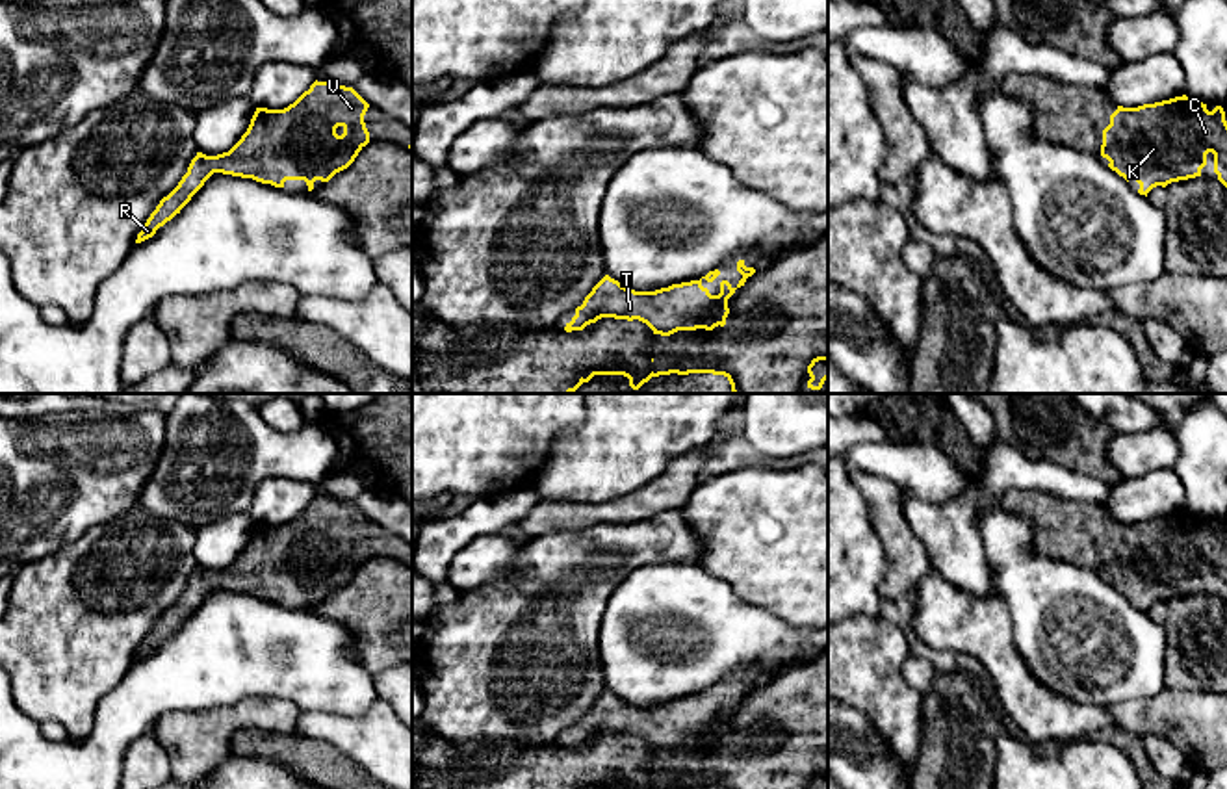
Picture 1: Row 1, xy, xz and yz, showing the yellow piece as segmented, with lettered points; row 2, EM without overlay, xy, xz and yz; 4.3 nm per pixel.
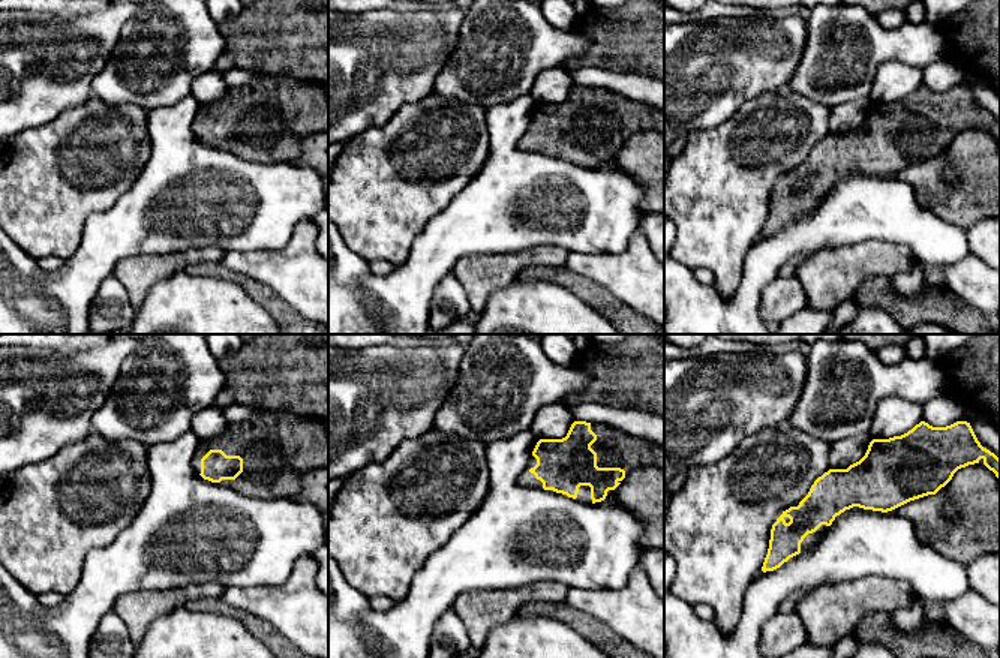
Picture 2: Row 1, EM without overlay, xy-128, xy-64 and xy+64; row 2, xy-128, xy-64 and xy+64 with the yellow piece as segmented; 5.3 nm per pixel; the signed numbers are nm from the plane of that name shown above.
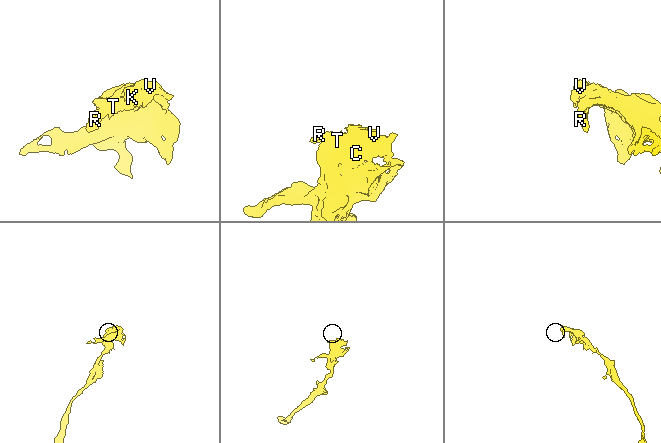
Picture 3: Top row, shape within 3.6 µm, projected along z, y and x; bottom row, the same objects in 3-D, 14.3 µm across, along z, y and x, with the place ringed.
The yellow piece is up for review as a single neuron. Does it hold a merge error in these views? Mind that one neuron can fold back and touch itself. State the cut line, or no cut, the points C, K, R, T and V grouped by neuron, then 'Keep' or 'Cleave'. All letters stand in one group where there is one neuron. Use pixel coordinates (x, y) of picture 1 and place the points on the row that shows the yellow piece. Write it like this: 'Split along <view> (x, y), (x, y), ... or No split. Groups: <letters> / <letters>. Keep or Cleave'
No split. Groups: C K R T V. Keep

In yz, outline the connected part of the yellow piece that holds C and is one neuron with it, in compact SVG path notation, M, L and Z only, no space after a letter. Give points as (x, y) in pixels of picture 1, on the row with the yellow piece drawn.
M1186 95L1138 108L1117 106L1103 130L1101 156L1127 182L1136 180L1145 197L1156 186L1201 176L1208 152L1227 188L1225 111L1221 106L1208 111Z

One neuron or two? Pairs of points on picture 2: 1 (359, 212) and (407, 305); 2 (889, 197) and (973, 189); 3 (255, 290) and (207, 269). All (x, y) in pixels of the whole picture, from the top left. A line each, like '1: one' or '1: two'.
1: two
2: two
3: one

